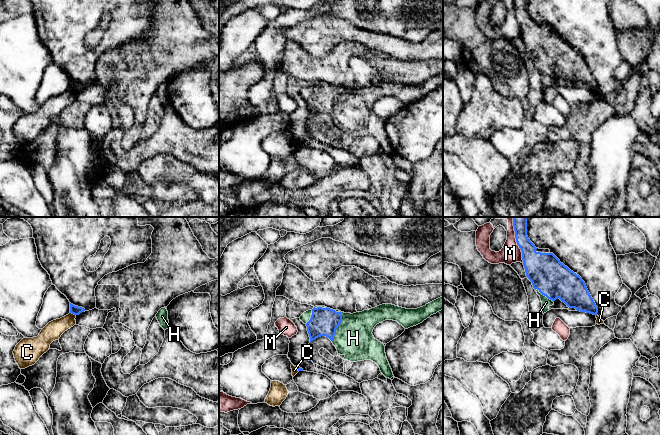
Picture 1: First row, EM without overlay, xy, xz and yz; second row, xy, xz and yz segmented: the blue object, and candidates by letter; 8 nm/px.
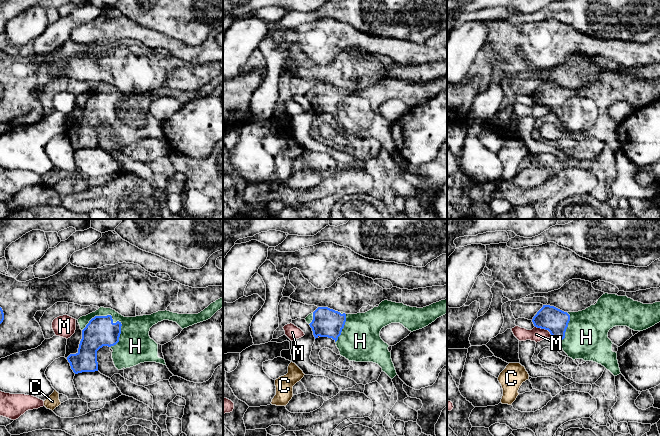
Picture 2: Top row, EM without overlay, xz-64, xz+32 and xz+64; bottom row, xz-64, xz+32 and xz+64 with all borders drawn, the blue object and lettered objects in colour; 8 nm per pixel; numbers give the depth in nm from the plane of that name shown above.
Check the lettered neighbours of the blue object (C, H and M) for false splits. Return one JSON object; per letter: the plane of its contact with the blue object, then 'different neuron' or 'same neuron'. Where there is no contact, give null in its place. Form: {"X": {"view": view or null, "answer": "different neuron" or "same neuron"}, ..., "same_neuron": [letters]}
{"C": {"view": "xy", "answer": "different neuron"}, "H": {"view": "xz", "answer": "same neuron"}, "M": {"view": "yz", "answer": "different neuron"}, "same_neuron": ["H"]}

